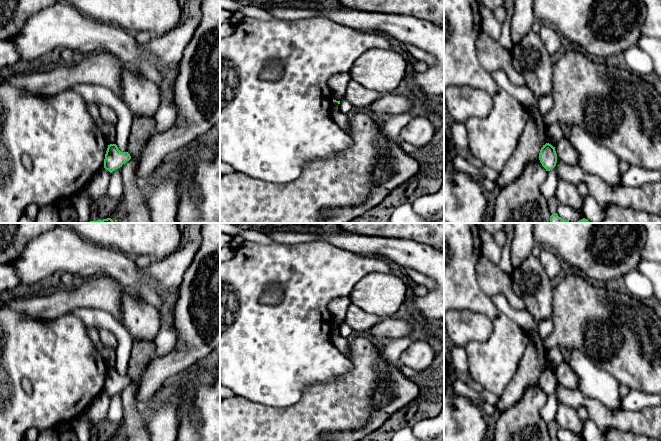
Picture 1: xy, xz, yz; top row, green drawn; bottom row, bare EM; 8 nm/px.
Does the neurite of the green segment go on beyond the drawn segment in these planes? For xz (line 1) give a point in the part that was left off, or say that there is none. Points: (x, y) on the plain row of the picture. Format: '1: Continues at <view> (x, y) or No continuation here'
1: No continuation here

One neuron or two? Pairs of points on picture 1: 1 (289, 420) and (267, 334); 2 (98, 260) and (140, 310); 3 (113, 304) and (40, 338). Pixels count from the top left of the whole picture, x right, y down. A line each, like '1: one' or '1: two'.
1: two
2: two
3: two

